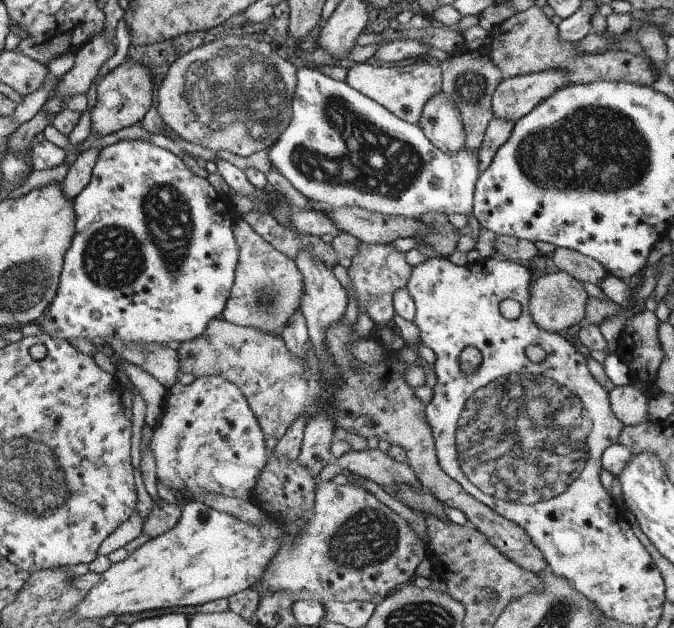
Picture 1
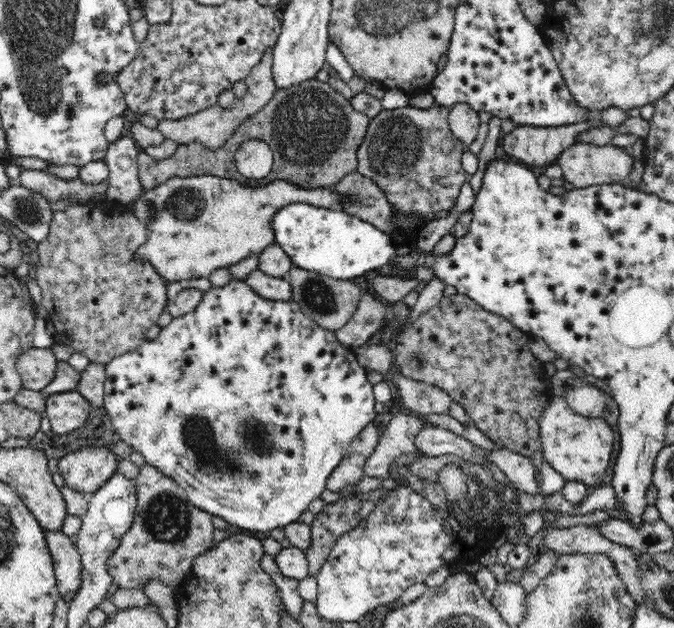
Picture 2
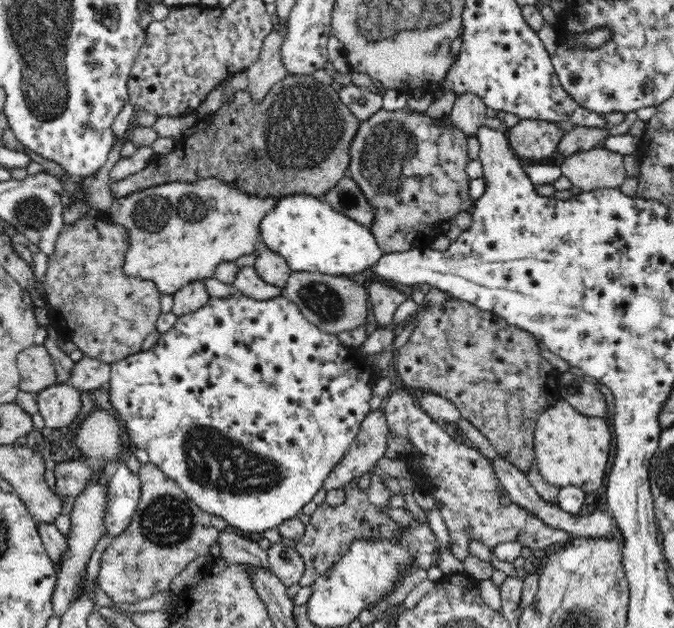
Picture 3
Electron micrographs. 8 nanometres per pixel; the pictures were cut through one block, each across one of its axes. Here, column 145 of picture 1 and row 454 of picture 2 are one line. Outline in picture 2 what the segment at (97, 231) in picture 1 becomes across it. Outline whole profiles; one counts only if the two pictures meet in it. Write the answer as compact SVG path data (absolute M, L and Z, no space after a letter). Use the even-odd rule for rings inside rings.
M222 267L214 270L208 278L213 284L214 288L205 294L202 298L201 304L193 312L188 312L183 316L176 317L172 320L169 326L162 329L160 335L156 340L146 342L142 344L135 352L123 354L113 358L106 367L106 386L104 389L104 409L111 417L111 422L115 427L116 432L120 434L121 438L131 446L134 451L140 452L145 458L145 462L155 466L164 476L168 476L174 479L180 488L186 491L187 498L194 504L194 506L209 512L211 515L218 516L227 520L229 524L237 526L237 528L248 530L250 532L270 532L274 528L283 528L287 524L296 522L299 520L299 515L308 509L308 504L314 499L319 498L319 494L325 489L328 477L330 473L340 464L346 450L350 446L350 443L360 434L362 428L366 426L370 421L379 420L380 417L374 411L374 405L376 403L373 384L368 381L367 368L364 368L360 363L357 363L355 353L351 348L342 345L334 333L328 330L322 329L316 322L310 319L306 314L303 314L298 307L298 304L291 300L266 300L254 293L252 288L248 287L243 281L234 280L234 274L229 267Z

